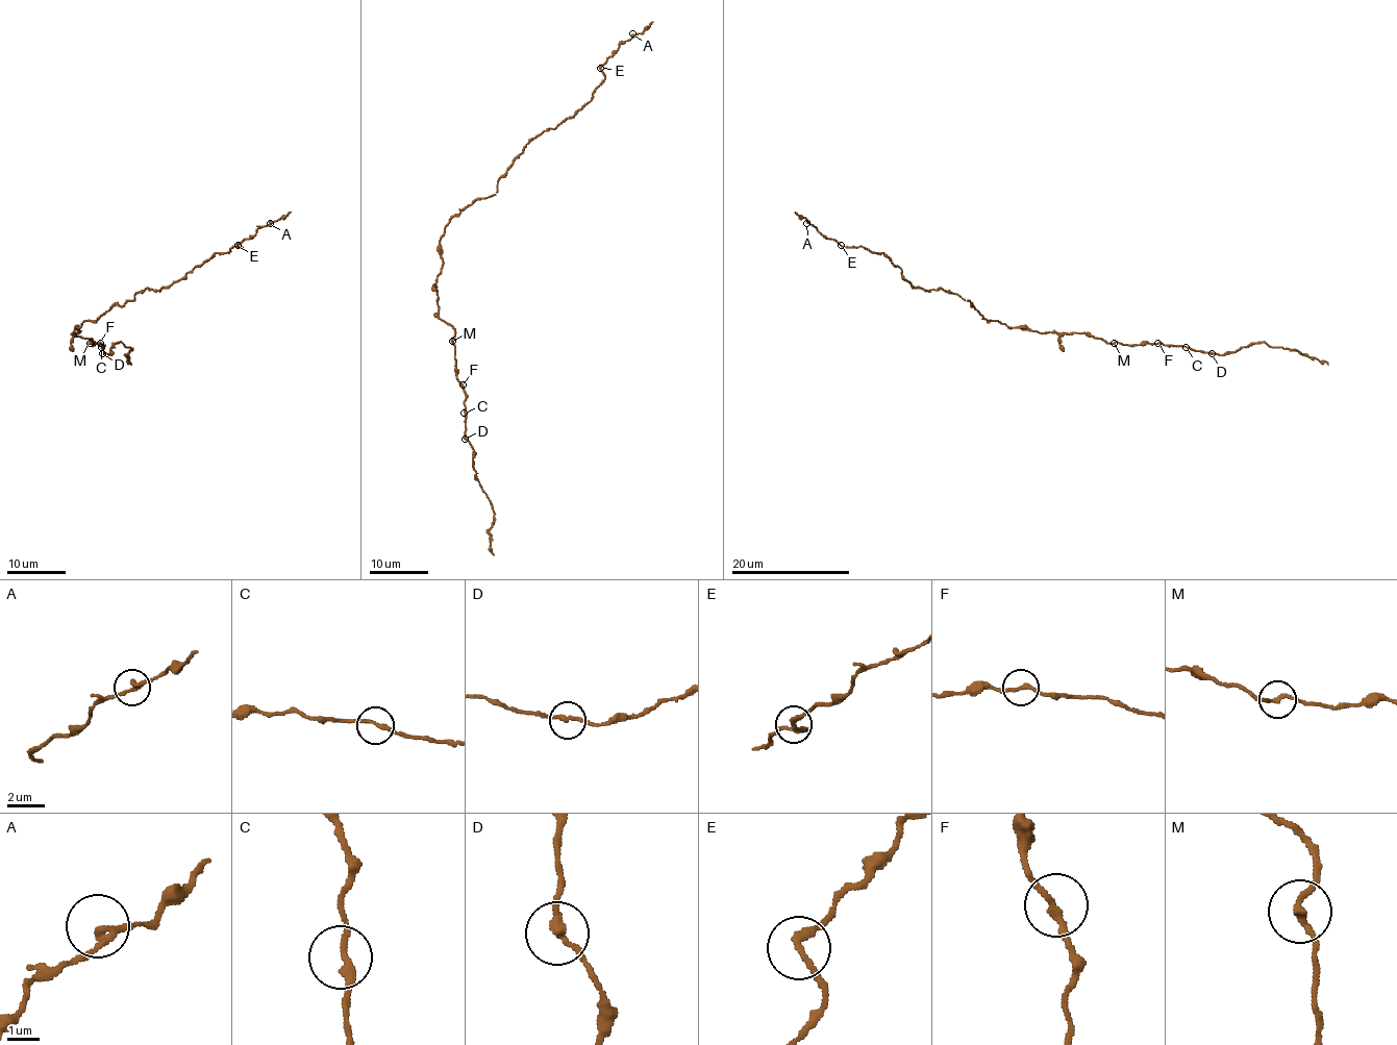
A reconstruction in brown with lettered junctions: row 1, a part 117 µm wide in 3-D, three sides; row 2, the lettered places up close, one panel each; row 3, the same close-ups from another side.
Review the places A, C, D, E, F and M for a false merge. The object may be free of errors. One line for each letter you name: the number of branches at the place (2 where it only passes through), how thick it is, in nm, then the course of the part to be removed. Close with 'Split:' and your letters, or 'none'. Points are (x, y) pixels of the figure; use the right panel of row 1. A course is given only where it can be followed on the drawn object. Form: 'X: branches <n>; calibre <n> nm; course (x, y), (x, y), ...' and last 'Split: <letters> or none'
Split: none

